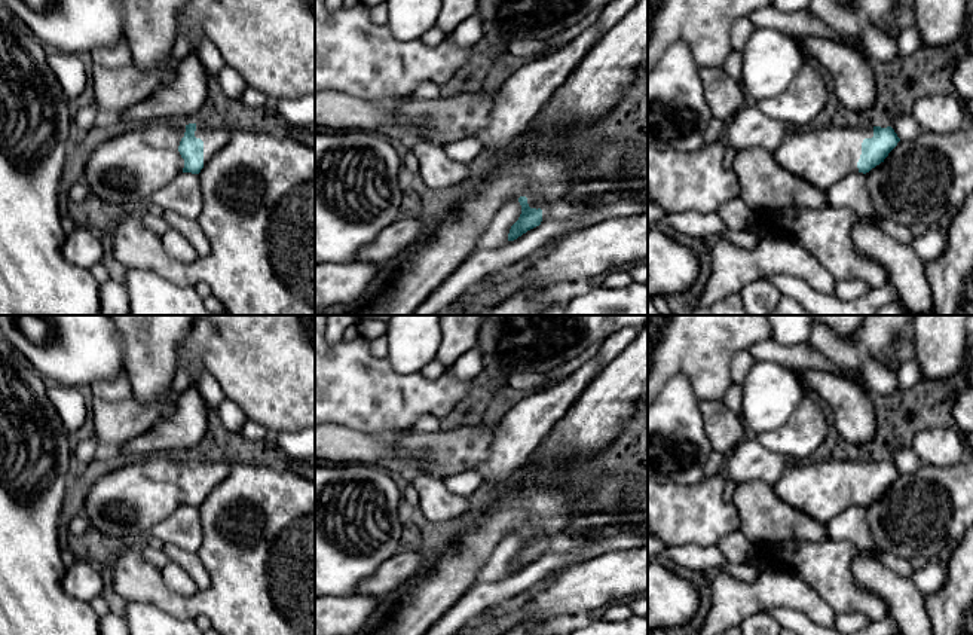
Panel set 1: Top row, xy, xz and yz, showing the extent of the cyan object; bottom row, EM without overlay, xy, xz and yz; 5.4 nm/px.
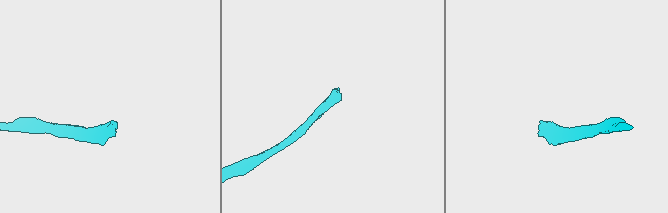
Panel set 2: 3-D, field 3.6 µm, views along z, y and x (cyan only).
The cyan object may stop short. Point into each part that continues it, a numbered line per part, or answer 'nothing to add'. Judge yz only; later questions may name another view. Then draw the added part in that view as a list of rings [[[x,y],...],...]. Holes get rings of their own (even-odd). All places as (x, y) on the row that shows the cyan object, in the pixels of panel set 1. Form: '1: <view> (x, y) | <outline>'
1: yz (823, 156) | [[[866,123],[857,128],[793,128],[772,155],[789,173],[826,193],[848,174],[859,173],[862,143],[872,137],[873,126]]]

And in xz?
1: xz (542, 173) | [[[648,0],[637,4],[588,51],[567,80],[554,92],[550,103],[526,131],[524,150],[514,149],[498,158],[490,174],[471,195],[458,204],[435,210],[437,223],[426,242],[406,250],[380,293],[364,299],[345,315],[413,315],[426,297],[438,289],[475,250],[495,216],[508,204],[527,198],[530,208],[542,210],[542,220],[551,216],[557,201],[564,199],[572,183],[582,173],[566,152],[572,138],[600,120],[637,82],[637,67],[648,58]]]

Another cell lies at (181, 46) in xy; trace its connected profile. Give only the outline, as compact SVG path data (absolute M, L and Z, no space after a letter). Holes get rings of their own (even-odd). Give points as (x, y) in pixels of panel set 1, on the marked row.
M178 34L172 49L171 49L171 57L175 61L181 61L184 57L192 54L192 45L190 45L190 39L186 34Z

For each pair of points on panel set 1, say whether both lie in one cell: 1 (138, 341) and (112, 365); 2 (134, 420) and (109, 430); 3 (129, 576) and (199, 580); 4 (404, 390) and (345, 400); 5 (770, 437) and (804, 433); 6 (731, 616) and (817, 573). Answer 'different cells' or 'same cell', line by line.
1: different cells
2: same cell
3: different cells
4: same cell
5: same cell
6: different cells

